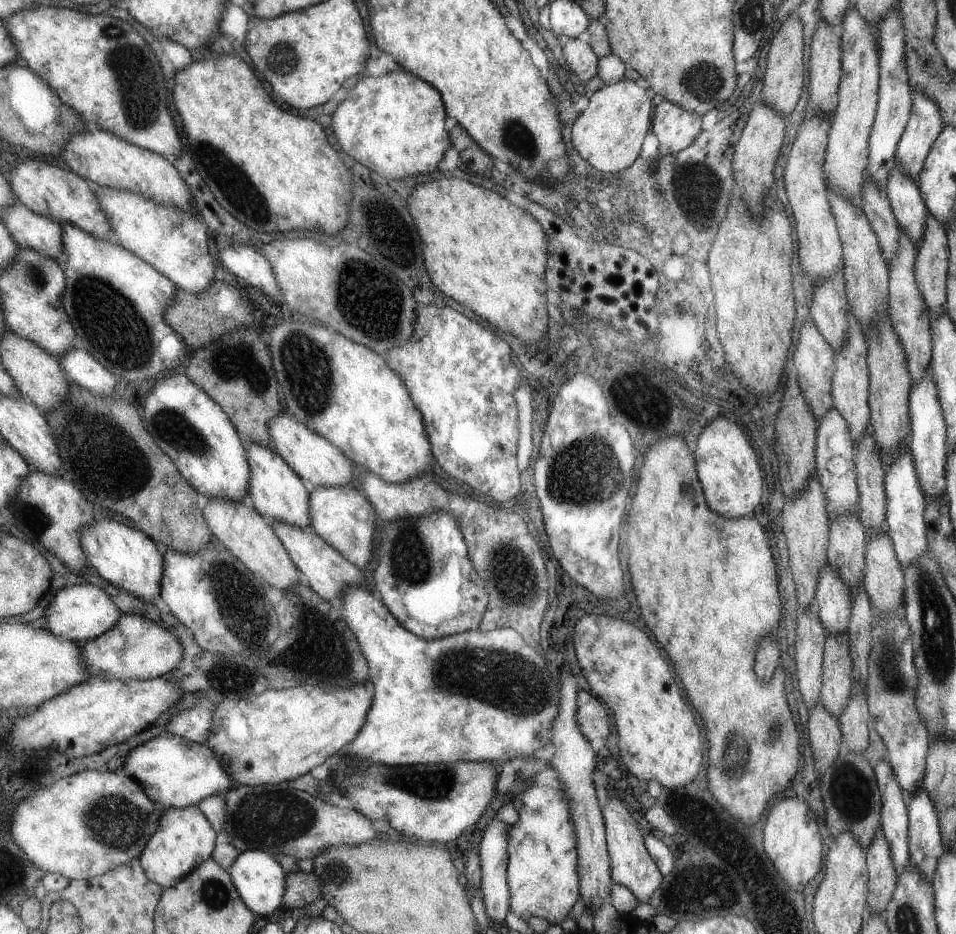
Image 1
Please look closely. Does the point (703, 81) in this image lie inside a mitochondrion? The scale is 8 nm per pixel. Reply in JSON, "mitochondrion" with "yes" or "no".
{"mitochondrion":"yes"}

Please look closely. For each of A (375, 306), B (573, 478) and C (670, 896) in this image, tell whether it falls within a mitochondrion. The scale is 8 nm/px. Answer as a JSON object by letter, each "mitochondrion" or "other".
{"A":"mitochondrion","B":"mitochondrion","C":"other"}

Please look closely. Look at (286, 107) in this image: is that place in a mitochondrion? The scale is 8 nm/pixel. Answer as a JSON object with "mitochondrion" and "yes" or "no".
{"mitochondrion":"no"}

